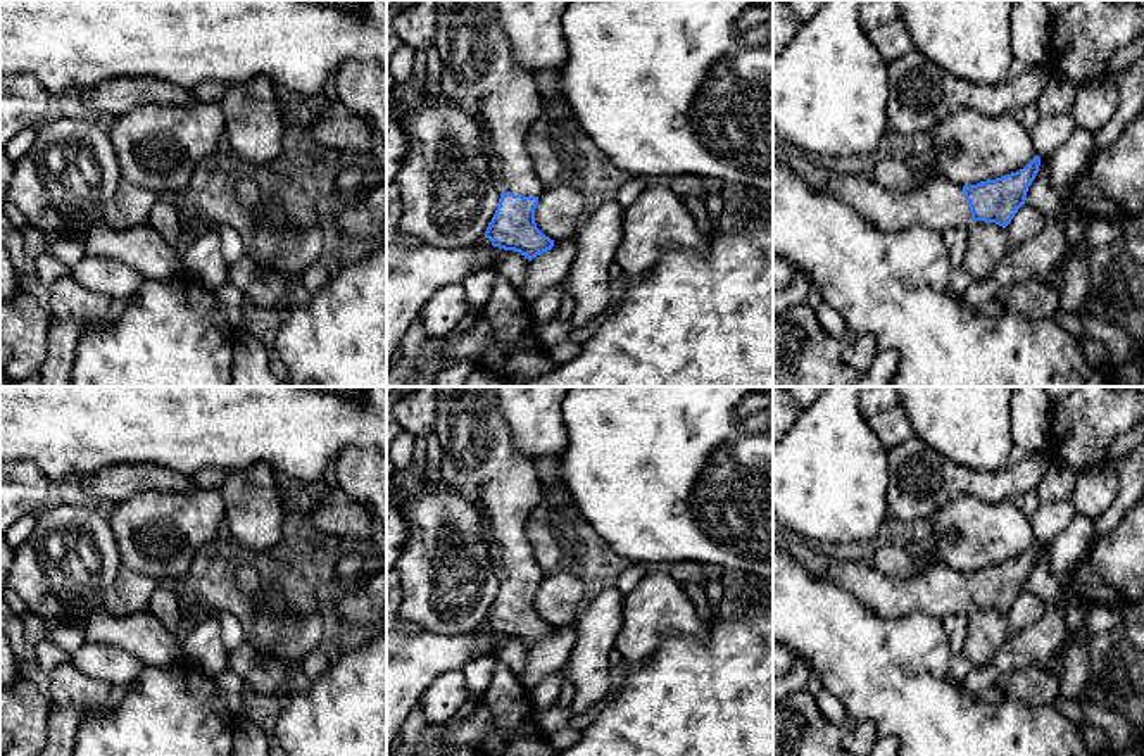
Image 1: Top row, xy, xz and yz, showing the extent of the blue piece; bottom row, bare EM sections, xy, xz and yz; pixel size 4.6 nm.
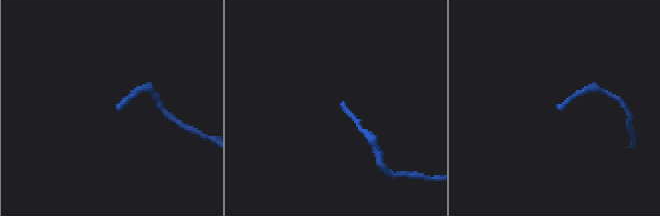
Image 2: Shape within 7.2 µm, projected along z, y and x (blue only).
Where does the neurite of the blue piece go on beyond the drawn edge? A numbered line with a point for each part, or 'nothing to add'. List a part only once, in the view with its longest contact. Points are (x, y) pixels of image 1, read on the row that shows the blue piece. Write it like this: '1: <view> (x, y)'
1: xz (480, 75)

